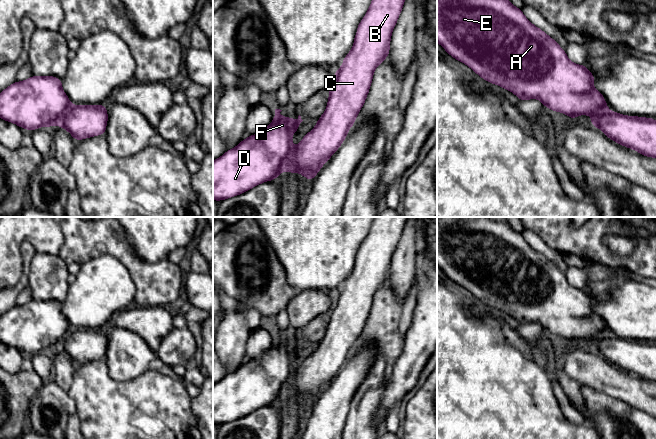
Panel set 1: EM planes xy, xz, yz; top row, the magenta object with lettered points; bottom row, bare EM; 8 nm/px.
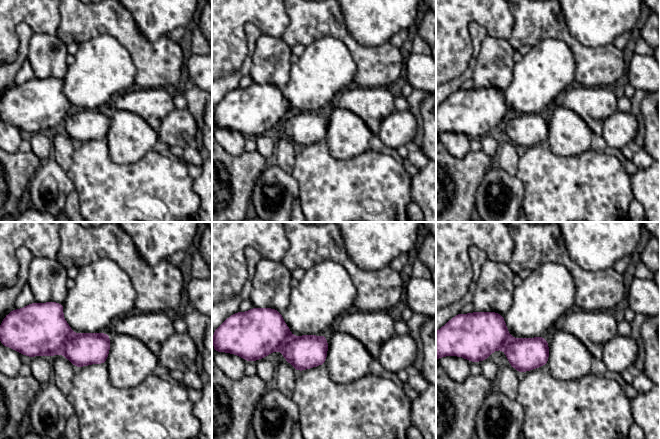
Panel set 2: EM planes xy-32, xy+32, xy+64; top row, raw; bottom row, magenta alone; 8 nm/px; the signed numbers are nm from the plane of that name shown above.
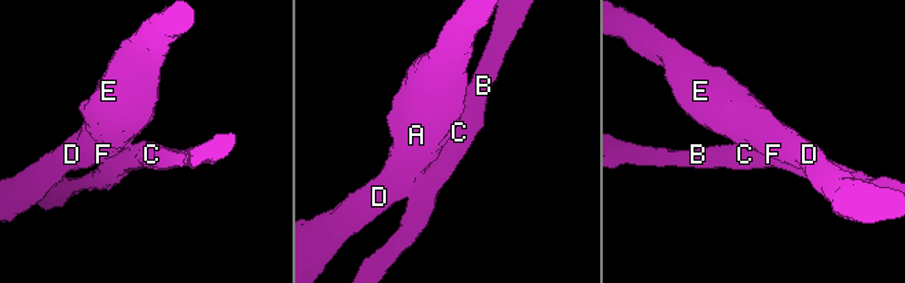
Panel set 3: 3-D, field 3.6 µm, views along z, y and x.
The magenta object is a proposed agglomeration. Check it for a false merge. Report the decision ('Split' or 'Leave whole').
Leave whole

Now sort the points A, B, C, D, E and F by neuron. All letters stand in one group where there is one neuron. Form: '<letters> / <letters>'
A B C D E F

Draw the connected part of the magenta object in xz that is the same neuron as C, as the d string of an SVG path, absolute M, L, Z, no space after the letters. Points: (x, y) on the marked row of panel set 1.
M405 0L371 1L368 11L358 24L352 49L344 57L342 66L334 71L335 77L329 89L326 110L317 120L316 126L305 134L296 147L292 146L292 135L298 130L300 123L303 121L301 116L299 115L297 120L293 120L291 117L281 117L280 112L282 110L275 109L275 116L270 125L260 133L243 139L236 147L227 150L221 157L213 161L213 200L220 202L240 195L259 184L277 179L283 170L289 173L300 173L310 181L314 179L322 166L339 149L346 139L349 129L354 125L356 117L368 96L374 71L389 56L392 31L402 11L404 2Z

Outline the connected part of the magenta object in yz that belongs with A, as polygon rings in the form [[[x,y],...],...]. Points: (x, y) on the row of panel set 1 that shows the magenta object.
[[[437,0],[437,42],[454,59],[470,67],[489,83],[515,94],[520,101],[539,99],[544,107],[561,112],[574,120],[578,115],[590,115],[592,126],[602,130],[616,143],[656,158],[656,120],[622,115],[607,108],[604,96],[594,88],[594,75],[585,65],[573,63],[565,50],[543,30],[533,25],[520,8],[509,0]]]

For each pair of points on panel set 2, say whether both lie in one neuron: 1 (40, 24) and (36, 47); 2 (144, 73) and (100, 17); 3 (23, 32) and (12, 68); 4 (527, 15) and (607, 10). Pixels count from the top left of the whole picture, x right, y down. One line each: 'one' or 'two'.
1: two
2: one
3: one
4: two

